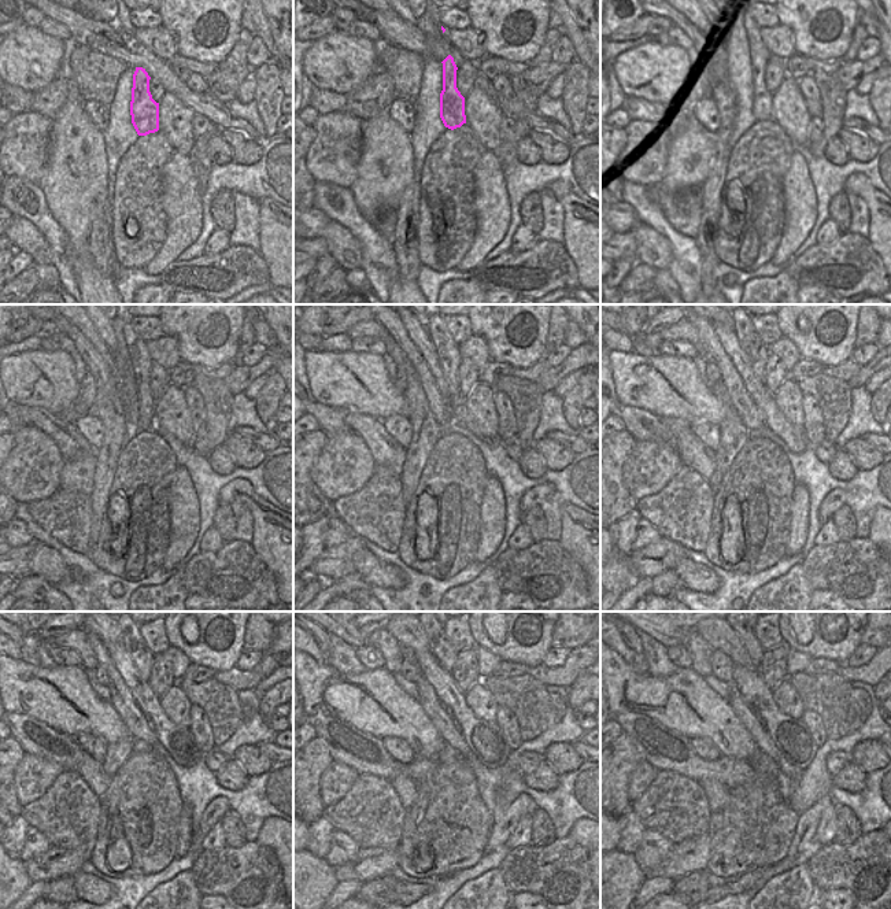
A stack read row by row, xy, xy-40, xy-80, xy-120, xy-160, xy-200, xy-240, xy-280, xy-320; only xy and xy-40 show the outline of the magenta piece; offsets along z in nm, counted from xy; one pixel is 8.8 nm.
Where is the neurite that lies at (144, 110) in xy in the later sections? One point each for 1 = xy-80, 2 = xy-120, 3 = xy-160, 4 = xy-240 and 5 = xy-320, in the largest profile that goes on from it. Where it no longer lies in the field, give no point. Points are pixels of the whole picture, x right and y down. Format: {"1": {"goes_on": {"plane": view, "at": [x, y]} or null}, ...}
{"1": {"goes_on": {"plane": "xy-80", "at": [761, 108]}}, "2": {"goes_on": {"plane": "xy-120", "at": [141, 362]}}, "3": {"goes_on": {"plane": "xy-160", "at": [447, 348]}}, "4": {"goes_on": {"plane": "xy-240", "at": [143, 658]}}, "5": {"goes_on": {"plane": "xy-320", "at": [749, 640]}}}

